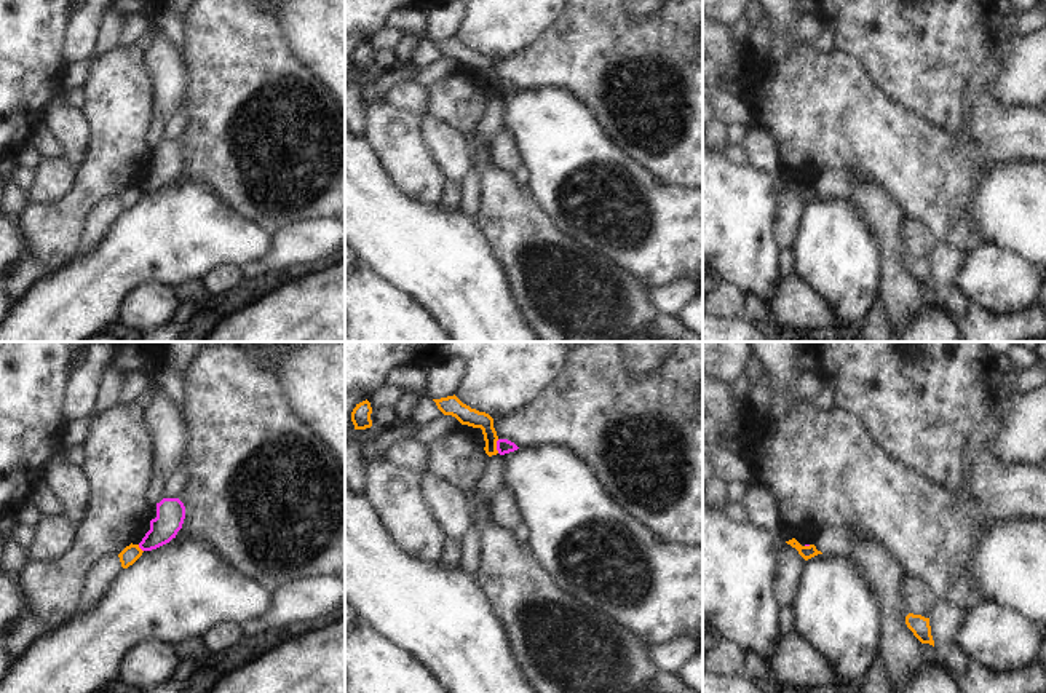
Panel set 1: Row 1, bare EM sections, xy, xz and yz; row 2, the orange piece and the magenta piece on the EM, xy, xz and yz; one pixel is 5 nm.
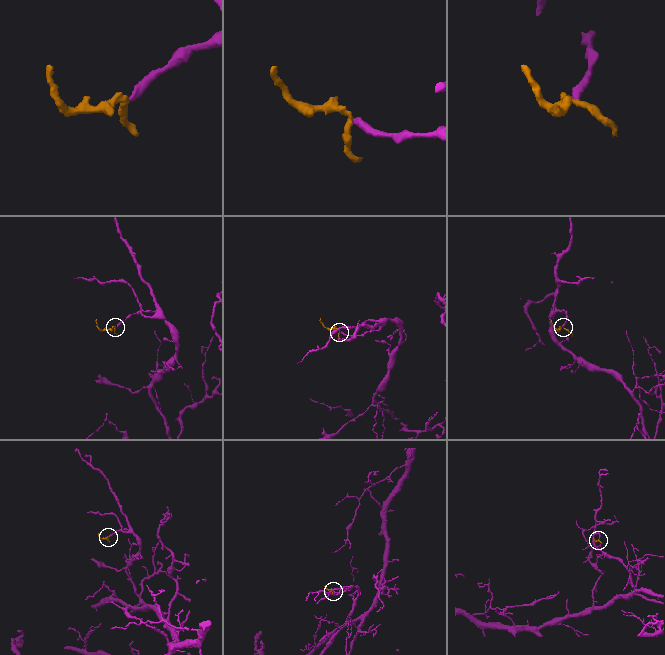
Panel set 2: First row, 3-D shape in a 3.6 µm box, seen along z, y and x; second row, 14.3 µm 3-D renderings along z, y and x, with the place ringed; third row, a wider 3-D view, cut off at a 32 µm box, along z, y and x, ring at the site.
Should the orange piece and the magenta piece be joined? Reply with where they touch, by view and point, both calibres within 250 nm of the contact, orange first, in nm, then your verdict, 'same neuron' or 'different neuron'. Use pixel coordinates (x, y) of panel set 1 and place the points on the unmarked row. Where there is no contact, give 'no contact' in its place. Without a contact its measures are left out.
meets orange in xz at (495, 88); 90 nm thick on the orange side, 80 nm on the other; different neuron

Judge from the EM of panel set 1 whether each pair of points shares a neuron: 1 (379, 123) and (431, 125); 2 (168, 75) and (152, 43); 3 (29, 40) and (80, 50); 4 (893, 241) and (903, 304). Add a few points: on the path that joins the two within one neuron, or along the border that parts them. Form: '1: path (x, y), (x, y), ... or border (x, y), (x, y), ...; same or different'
1: border (420, 117), (420, 141), (433, 160); different
2: path (166, 67), (158, 51); same
3: border (71, 16), (61, 51), (61, 58), (66, 63); different
4: path (893, 257), (898, 288); same

